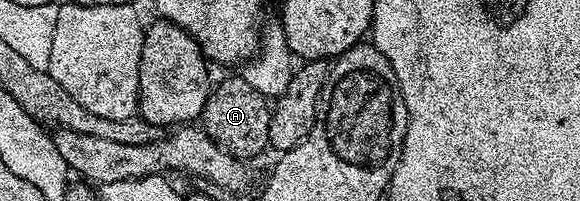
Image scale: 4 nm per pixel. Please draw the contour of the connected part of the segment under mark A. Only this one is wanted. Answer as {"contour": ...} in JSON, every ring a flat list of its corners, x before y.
{"contour":[[242,77,224,79,211,88,202,114,202,130,226,153,236,159,252,161,255,155,269,150,271,116,269,100,262,93,258,93,254,85,250,85]]}

